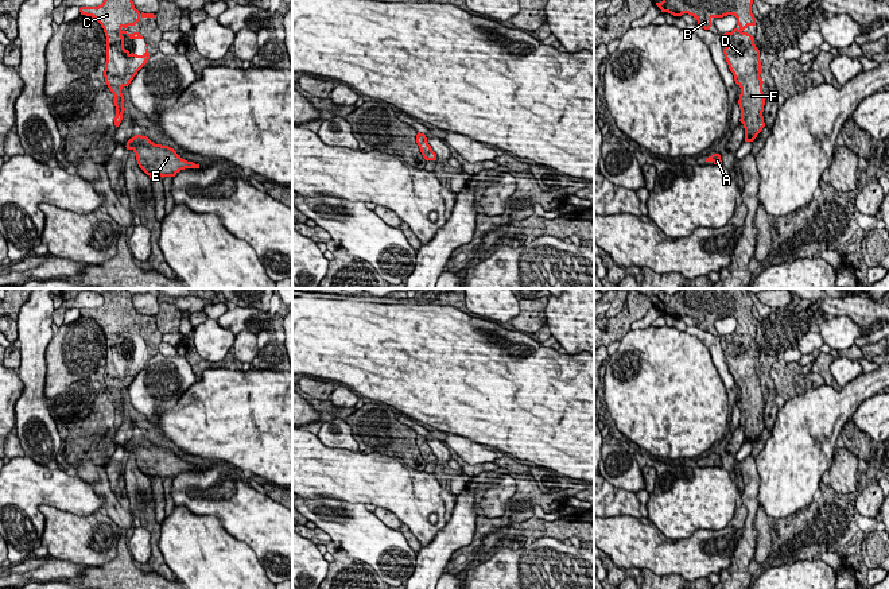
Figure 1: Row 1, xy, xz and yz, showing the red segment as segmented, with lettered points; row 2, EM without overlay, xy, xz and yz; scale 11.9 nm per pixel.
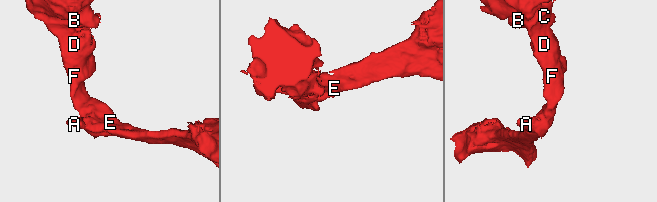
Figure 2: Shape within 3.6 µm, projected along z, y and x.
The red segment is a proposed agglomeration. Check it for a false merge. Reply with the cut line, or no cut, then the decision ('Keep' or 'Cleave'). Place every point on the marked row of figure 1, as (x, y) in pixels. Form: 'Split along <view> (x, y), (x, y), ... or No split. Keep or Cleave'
No split. Keep

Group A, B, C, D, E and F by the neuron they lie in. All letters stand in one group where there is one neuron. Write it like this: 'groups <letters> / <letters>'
groups A B C D E F

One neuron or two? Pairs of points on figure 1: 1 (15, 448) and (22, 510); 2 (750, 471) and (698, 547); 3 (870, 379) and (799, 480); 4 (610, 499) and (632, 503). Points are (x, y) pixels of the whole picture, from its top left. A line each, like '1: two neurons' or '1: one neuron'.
1: two neurons
2: two neurons
3: one neuron
4: one neuron

